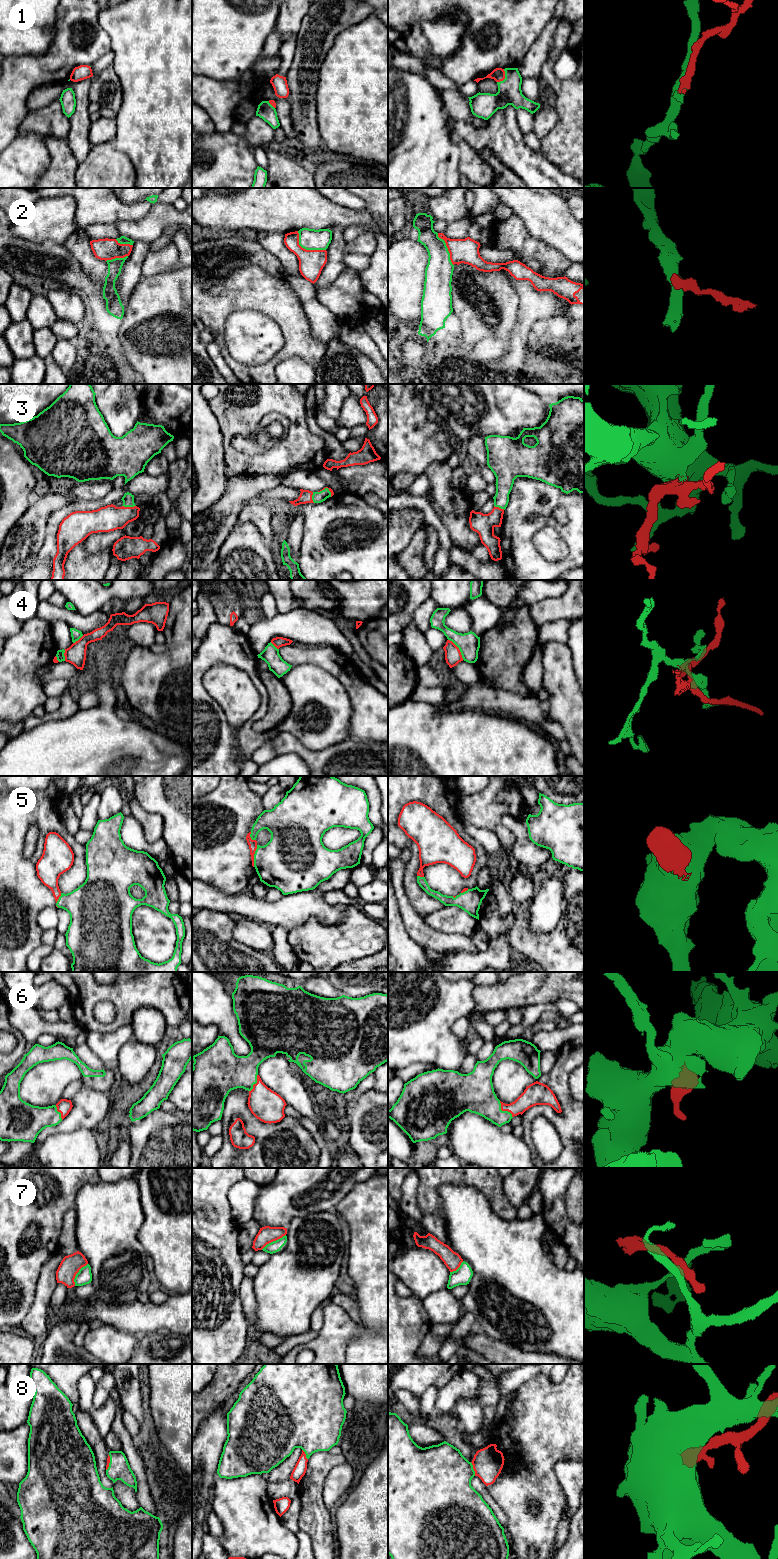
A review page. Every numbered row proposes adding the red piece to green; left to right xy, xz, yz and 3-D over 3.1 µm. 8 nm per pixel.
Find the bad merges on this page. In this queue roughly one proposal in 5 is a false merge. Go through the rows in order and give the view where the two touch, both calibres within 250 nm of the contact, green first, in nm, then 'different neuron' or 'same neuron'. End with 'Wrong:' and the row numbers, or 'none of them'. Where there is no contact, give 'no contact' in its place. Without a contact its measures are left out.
1: meets green in yz; 190 nm thick on the green side, 110 nm on the other; same neuron
2: meets green in xz; 180 nm thick on the green side, 200 nm on the other; different neuron
3: meets green in xy; 100 nm thick on the green side, 200 nm on the other; same neuron
4: meets green in yz; 180 nm thick on the green side, 130 nm on the other; different neuron
5: meets green in xz; 420 nm thick on the green side, 70 nm on the other; same neuron
6: meets green in yz; 280 nm thick on the green side, 150 nm on the other; same neuron
7: meets green in xy; 120 nm thick on the green side, 160 nm on the other; different neuron
8: meets green in yz; 460 nm thick on the green side, 240 nm on the other; same neuron
Wrong: 2, 4, 7

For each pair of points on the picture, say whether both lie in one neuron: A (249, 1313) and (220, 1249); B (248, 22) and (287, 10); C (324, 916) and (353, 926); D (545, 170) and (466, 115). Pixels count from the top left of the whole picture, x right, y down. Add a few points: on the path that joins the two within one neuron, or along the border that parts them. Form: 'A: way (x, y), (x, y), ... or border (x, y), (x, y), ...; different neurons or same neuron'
A: border (244, 1277), (239, 1291), (243, 1314); different neurons
B: border (279, 10), (275, 26); different neurons
C: border (347, 906), (341, 922), (323, 925), (318, 921); different neurons
D: border (459, 120), (476, 127), (484, 127), (487, 124); different neurons

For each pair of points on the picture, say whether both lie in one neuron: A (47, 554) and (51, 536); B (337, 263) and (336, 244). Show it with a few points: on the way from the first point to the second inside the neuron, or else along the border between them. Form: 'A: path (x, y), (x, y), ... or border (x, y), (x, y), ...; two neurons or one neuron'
A: path (48, 550), (51, 540); one neuron
B: path (336, 258), (336, 249); one neuron

